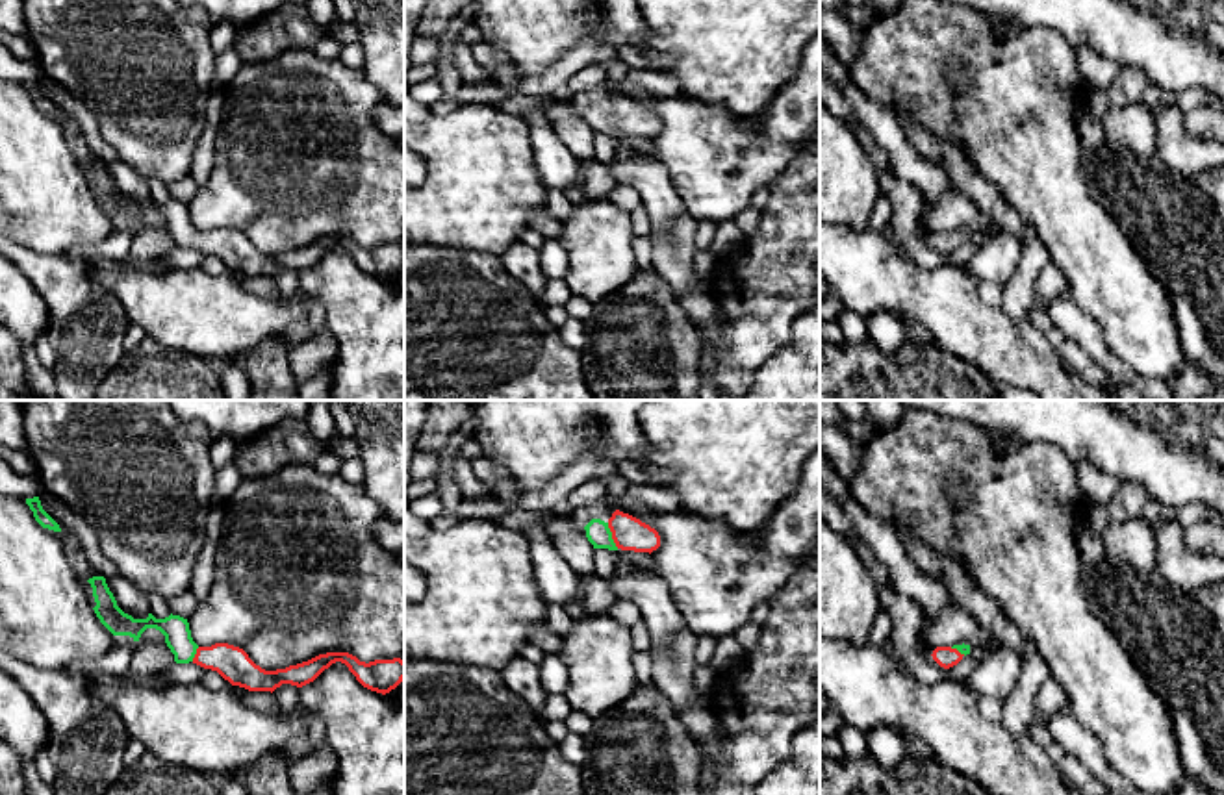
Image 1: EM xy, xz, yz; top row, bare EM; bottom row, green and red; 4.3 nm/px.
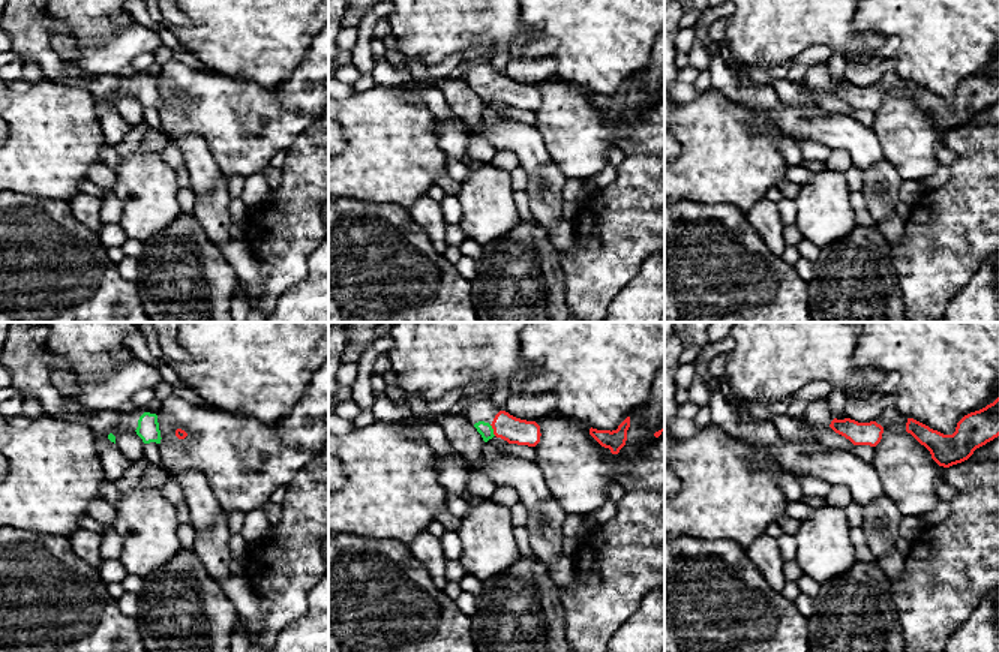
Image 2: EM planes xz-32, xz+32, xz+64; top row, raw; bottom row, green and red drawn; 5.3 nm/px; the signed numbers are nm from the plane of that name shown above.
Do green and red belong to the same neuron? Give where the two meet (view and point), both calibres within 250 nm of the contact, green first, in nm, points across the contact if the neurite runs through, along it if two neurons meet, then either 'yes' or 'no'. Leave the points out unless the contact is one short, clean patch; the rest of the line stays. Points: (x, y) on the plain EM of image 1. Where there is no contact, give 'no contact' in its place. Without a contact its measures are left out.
meets green in xz at (611, 121); 110 nm thick on the green side, 140 nm on the other; runs through xz (598, 117), (611, 121), (629, 119); yes

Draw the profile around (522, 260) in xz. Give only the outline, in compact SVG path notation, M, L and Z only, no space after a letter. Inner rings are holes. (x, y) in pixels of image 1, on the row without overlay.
M517 241L501 256L501 259L508 274L527 287L542 309L545 309L543 291L547 285L547 276L540 265L540 250Z

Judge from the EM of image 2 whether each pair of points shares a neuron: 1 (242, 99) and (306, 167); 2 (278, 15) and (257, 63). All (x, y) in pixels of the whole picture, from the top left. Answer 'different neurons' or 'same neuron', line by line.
1: different neurons
2: same neuron

